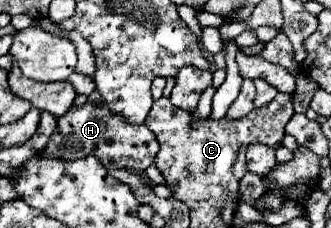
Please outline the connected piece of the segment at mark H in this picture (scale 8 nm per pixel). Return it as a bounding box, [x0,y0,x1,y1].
[42,91,158,173]

